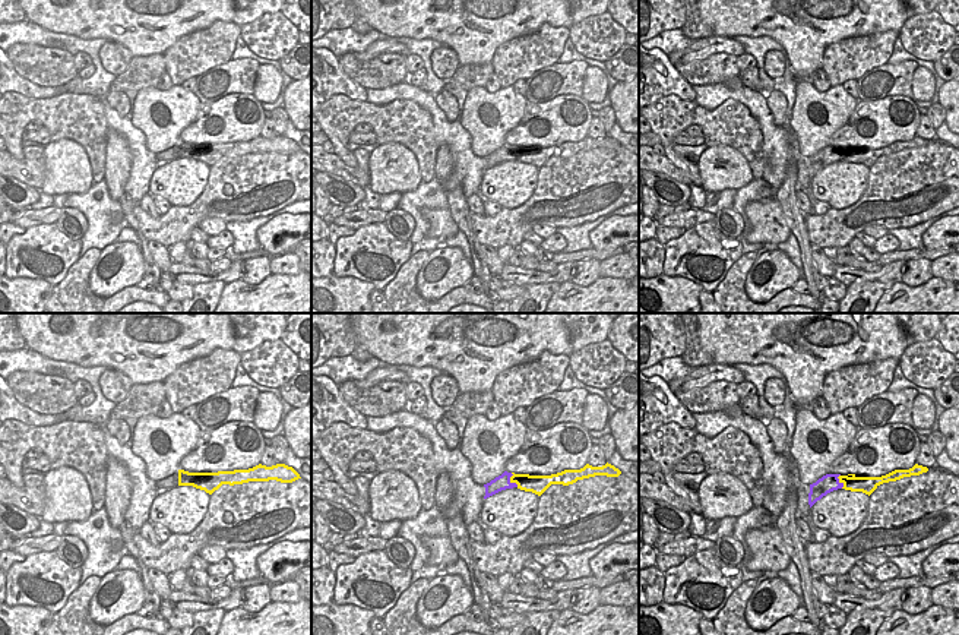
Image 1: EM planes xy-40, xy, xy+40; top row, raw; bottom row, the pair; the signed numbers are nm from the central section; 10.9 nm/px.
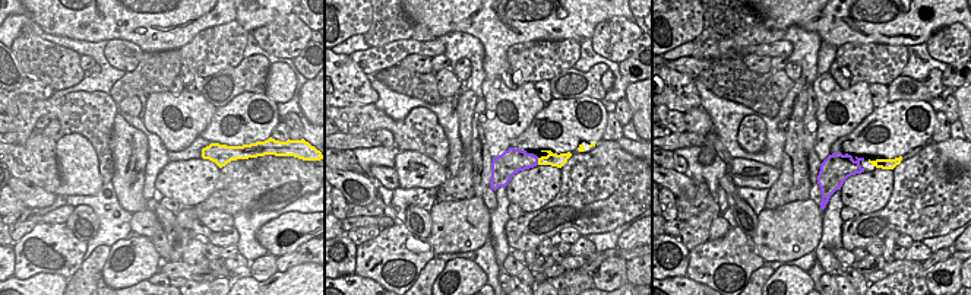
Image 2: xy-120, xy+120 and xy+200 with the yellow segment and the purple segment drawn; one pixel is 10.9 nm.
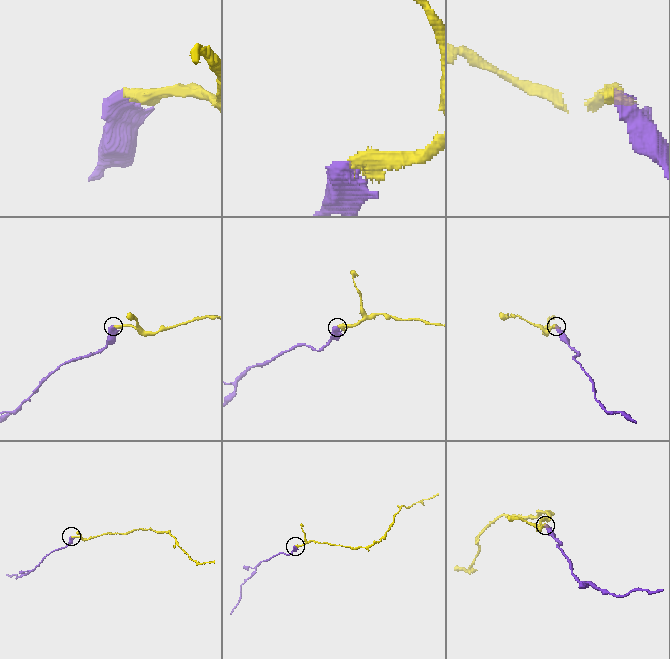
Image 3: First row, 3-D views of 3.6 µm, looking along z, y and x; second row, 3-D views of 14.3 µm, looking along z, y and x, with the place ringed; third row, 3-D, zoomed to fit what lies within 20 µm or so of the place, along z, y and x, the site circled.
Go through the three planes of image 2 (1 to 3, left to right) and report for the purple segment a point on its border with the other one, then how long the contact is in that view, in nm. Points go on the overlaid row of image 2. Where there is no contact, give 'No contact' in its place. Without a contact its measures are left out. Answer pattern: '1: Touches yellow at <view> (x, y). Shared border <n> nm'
1: No contact
2: Touches yellow at xy+120 (538, 161). Shared border 80 nm
3: No contact.

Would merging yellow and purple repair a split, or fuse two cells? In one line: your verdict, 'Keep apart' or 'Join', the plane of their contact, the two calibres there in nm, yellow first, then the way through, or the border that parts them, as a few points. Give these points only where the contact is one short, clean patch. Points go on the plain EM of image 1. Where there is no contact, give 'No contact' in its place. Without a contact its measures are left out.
Join. Touches yellow in xy. Thickness 190 nm (yellow) against 160 nm.

